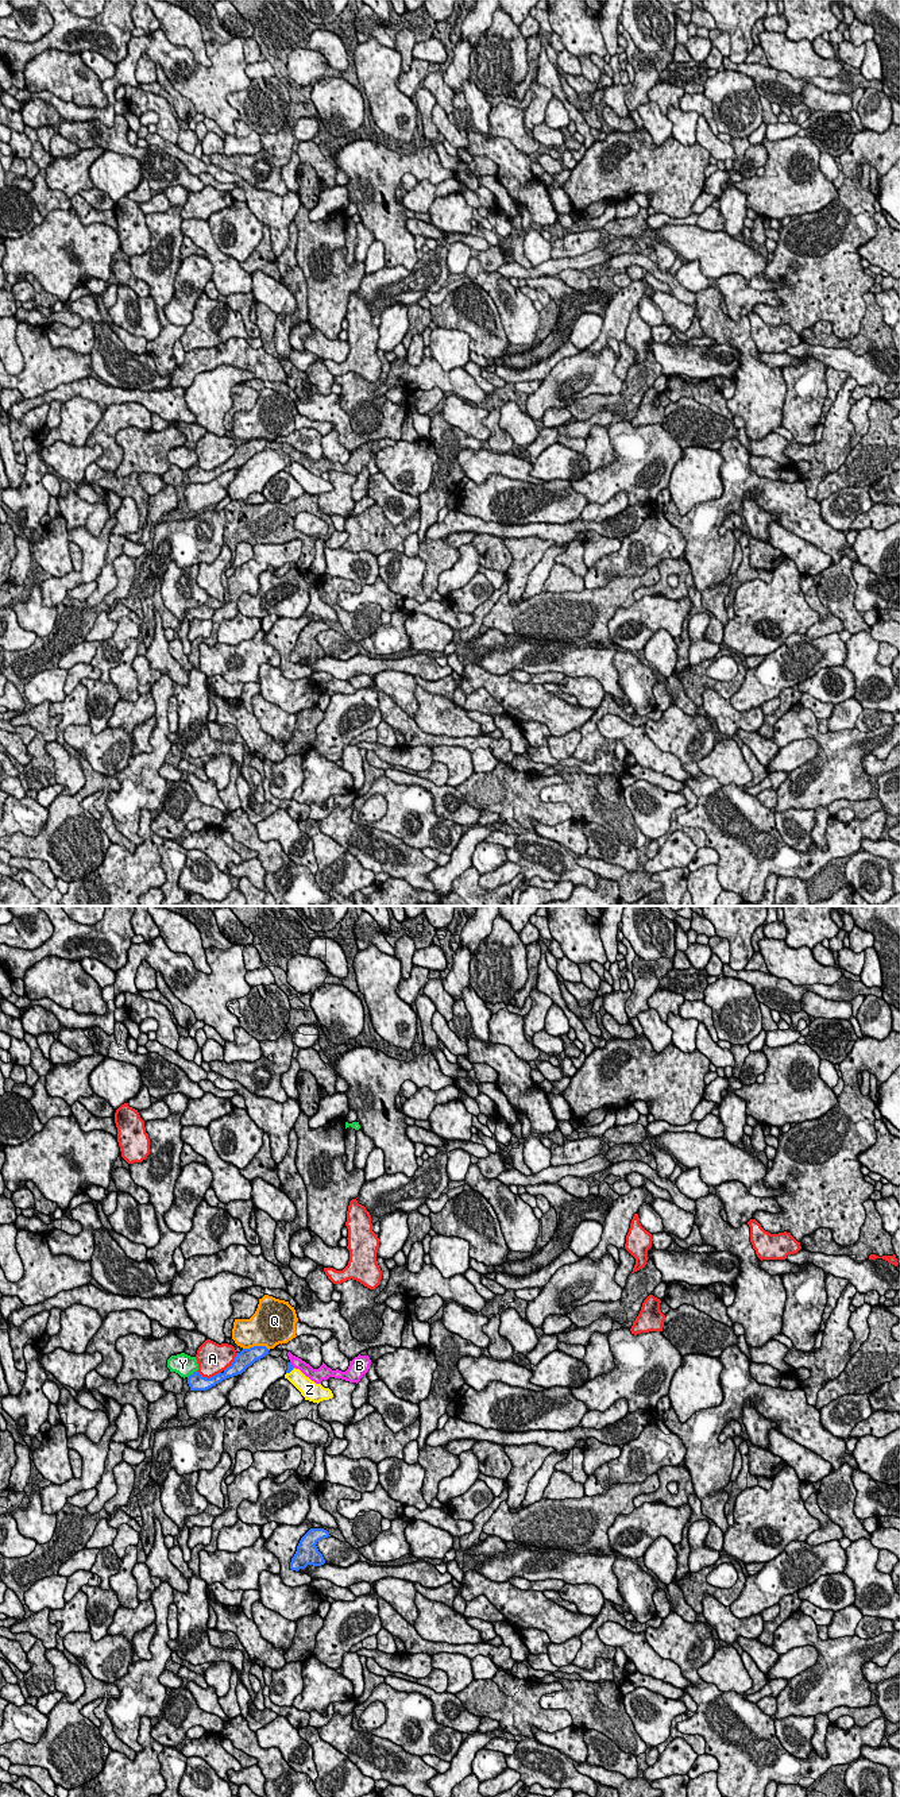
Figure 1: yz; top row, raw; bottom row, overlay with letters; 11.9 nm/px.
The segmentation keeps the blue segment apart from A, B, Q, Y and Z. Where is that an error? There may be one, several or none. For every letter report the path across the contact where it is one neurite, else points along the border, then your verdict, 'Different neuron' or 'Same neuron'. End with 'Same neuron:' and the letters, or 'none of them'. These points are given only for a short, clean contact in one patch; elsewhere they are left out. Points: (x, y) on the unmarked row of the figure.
A: Different neuron
B: Path across: yz (290, 459), (290, 457), (300, 457), (306, 462). Same neuron
Q: Different neuron
Y: Boundary: yz (196, 463), (188, 470). Different neuron
Z: Boundary: yz (294, 461), (286, 466). Different neuron
Same neuron: B

